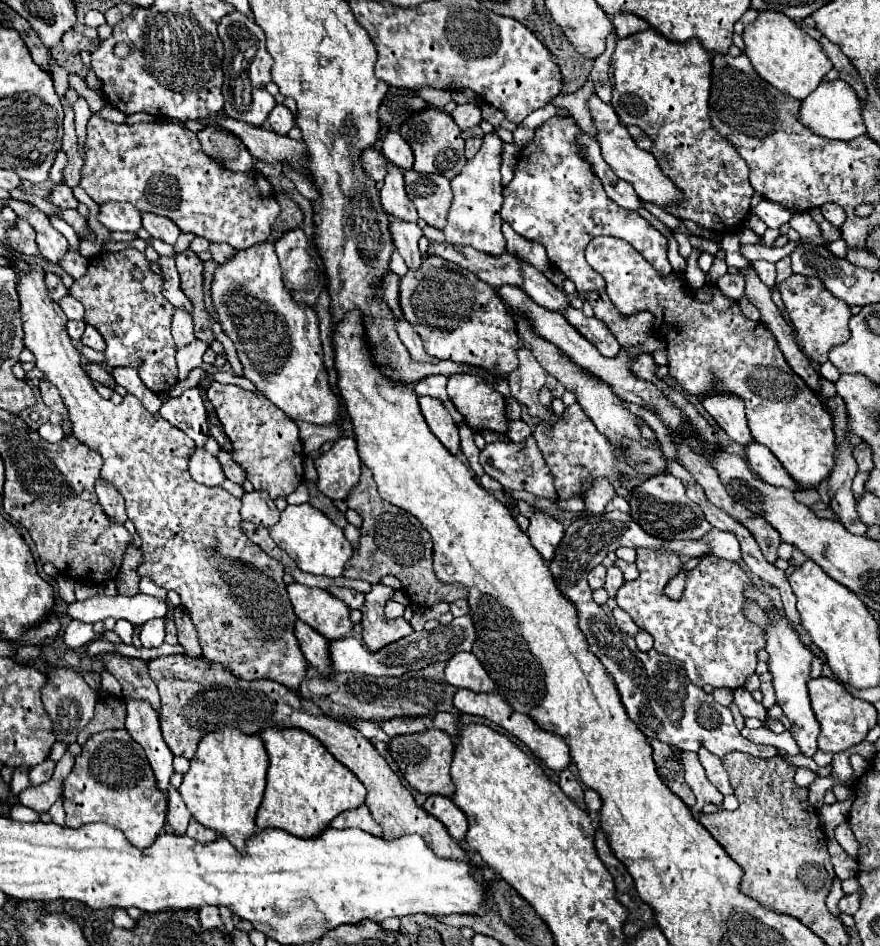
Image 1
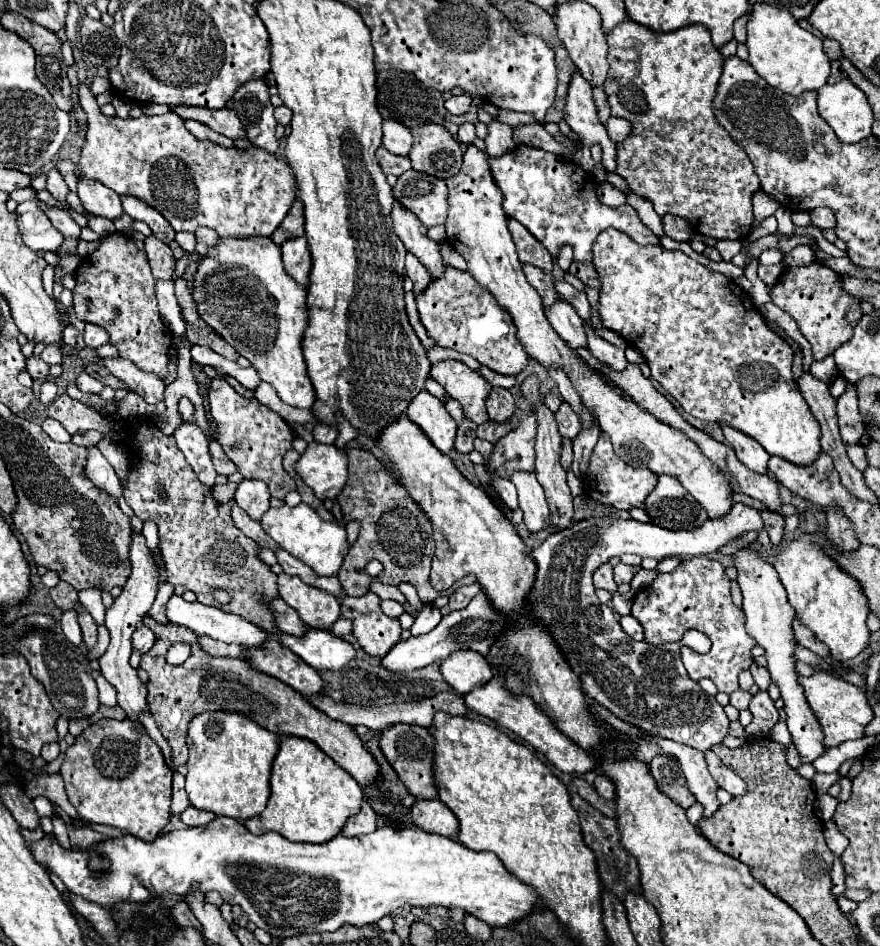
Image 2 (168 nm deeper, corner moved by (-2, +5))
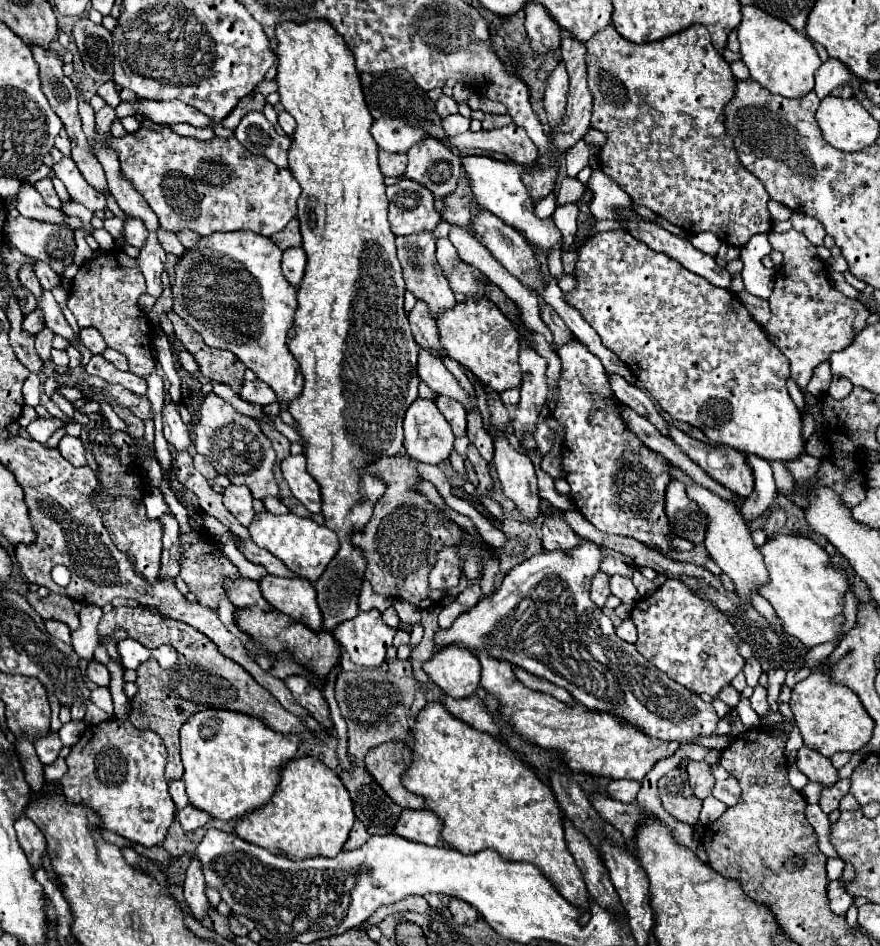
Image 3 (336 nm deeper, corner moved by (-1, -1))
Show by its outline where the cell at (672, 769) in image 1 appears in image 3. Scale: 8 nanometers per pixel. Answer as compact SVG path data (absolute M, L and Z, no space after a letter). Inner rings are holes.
M673 768L659 780L659 796L665 810L681 822L697 824L701 812L701 800L693 796L693 790L687 782L685 768Z

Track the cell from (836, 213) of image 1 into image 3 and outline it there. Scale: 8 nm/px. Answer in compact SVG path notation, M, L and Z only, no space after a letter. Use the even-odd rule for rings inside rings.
M795 212L791 216L791 222L793 222L793 228L797 228L797 232L805 234L805 238L809 242L813 242L815 246L821 246L823 244L823 238L825 238L825 228L819 224L819 220L807 216L807 214L799 214Z

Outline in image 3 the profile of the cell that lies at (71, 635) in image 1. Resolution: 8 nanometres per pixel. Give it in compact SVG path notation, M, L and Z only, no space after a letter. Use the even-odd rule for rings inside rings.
M45 620L45 628L51 636L63 640L63 642L71 642L71 630L67 624L59 622L59 620Z

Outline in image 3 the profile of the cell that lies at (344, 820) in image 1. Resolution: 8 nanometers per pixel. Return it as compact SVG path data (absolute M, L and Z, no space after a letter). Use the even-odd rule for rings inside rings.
M355 822L353 828L351 828L351 834L349 834L349 840L345 842L343 850L355 850L355 848L363 846L367 840L369 840L369 832L359 822Z

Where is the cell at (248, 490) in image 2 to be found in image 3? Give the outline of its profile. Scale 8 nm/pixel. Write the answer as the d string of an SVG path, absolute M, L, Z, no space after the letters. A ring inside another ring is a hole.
M229 486L229 488L225 488L223 490L223 504L243 526L249 526L249 522L255 518L253 496L249 494L247 486Z

